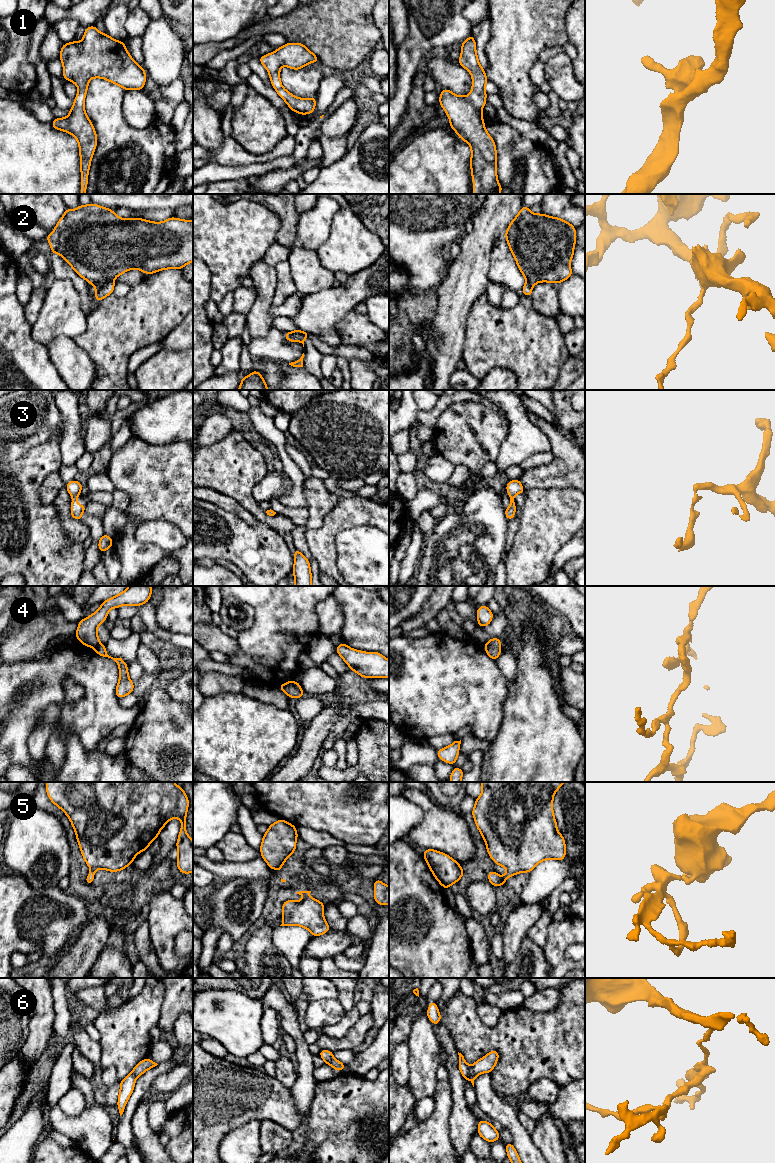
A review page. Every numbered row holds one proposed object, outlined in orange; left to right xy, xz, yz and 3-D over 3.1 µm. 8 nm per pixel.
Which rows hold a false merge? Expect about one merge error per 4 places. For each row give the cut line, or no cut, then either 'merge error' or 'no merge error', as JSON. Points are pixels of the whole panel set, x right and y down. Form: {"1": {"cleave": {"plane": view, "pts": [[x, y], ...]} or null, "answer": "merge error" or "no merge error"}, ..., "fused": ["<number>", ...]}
{"1": {"cleave": null, "answer": "no merge error"}, "2": {"cleave": {"plane": "xy", "pts": [[112, 281], [107, 281], [96, 287]]}, "answer": "merge error"}, "3": {"cleave": null, "answer": "no merge error"}, "4": {"cleave": null, "answer": "no merge error"}, "5": {"cleave": null, "answer": "no merge error"}, "6": {"cleave": {"plane": "yz", "pts": [[468, 1066], [468, 1072], [474, 1078]]}, "answer": "merge error"}, "fused": ["2", "6"]}

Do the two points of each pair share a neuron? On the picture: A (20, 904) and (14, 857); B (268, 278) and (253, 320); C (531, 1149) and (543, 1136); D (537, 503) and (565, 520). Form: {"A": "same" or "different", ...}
{"A": "different", "B": "same", "C": "different", "D": "same"}

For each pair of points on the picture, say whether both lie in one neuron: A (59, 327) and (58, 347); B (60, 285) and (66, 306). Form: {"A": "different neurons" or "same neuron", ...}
{"A": "different neurons", "B": "same neuron"}

